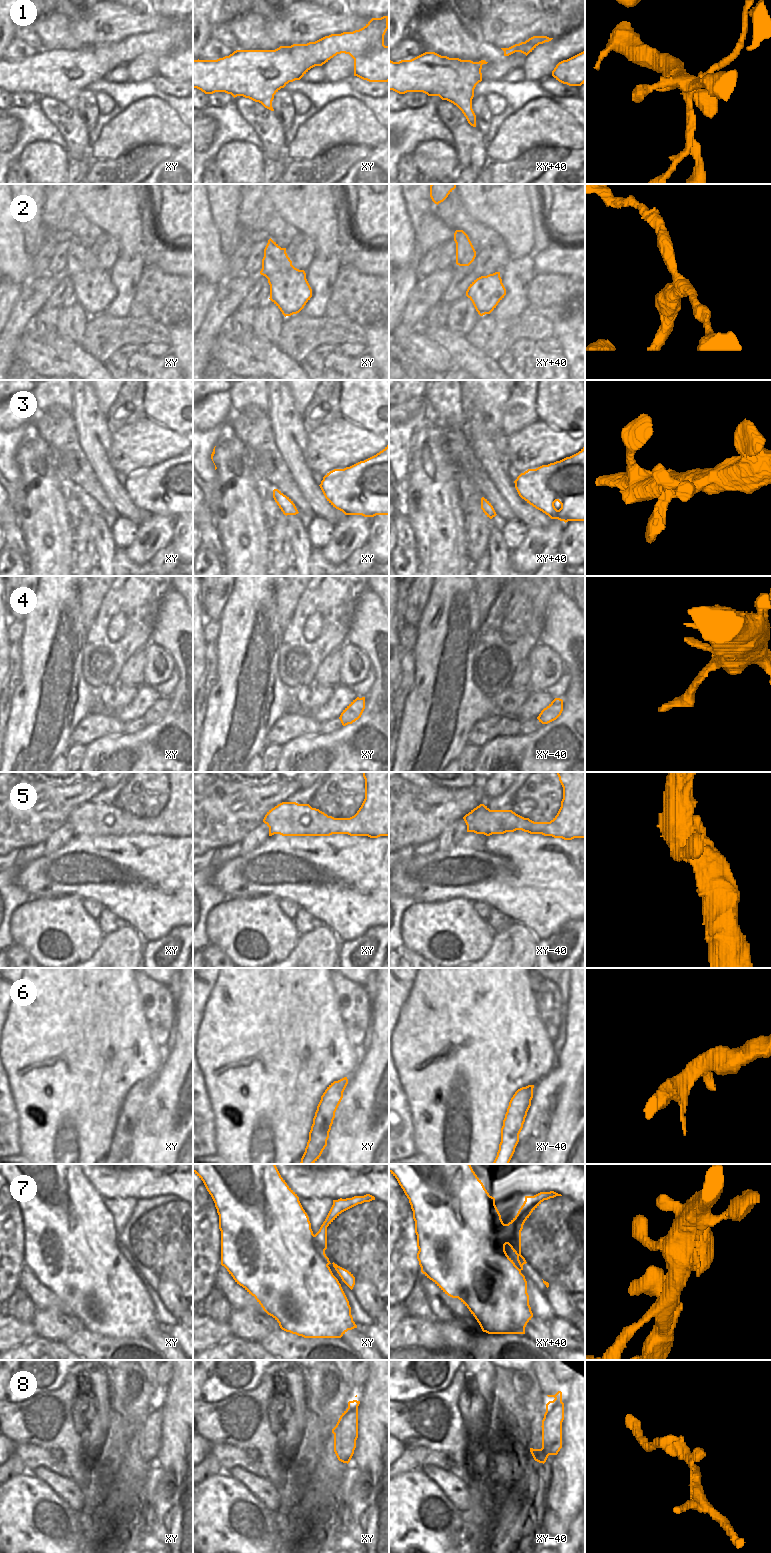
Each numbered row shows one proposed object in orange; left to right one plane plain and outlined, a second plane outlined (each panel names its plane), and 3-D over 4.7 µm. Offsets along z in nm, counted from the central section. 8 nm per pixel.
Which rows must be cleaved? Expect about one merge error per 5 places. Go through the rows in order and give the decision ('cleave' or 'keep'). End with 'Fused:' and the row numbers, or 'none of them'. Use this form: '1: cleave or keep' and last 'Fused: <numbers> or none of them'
1: cleave
2: keep
3: keep
4: keep
5: keep
6: keep
7: keep
8: keep
Fused: 1

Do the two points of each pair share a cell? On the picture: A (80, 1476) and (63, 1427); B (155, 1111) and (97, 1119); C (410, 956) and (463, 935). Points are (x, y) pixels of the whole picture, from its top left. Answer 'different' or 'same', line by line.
A: same
B: different
C: different

